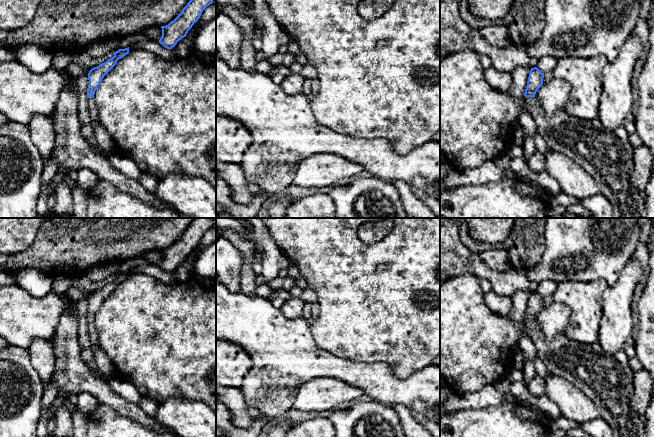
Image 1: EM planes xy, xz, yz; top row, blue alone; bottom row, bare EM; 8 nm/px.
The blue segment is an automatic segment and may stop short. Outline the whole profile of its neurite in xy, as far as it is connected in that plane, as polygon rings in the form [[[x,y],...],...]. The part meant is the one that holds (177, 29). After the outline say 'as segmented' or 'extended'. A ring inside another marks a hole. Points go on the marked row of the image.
[[[190,0],[173,21],[166,26],[161,26],[162,36],[159,43],[167,49],[175,47],[179,40],[186,37],[203,10],[212,3],[213,0]]]; as segmented

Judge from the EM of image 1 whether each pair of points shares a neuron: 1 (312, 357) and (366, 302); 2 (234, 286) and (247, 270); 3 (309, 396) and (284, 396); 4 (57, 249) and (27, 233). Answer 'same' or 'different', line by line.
1: different
2: different
3: different
4: different

